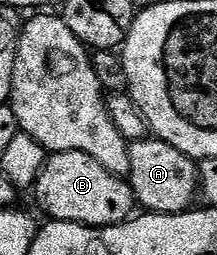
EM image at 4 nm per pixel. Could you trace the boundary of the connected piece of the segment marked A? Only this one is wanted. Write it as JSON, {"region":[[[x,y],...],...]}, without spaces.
{"region":[[[150,138],[134,140],[129,146],[131,170],[128,182],[133,188],[133,199],[141,204],[146,213],[162,212],[165,216],[176,216],[179,212],[188,212],[194,207],[193,199],[199,196],[197,183],[197,164],[189,156],[184,156],[175,146],[167,142]]]}

